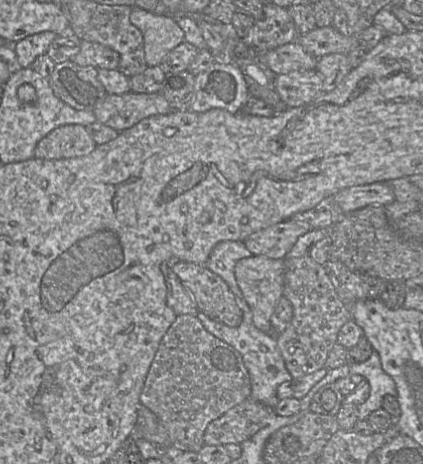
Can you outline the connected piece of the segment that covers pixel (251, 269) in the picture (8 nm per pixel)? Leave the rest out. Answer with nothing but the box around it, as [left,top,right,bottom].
[234,255,284,334]

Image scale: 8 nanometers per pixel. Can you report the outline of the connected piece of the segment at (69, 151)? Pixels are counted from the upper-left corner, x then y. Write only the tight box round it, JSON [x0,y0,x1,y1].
[34,124,96,160]

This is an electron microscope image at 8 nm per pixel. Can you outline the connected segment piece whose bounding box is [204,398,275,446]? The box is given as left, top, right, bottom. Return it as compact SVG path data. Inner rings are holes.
M246 399L210 422L204 433L204 445L240 444L266 426L273 414L272 408Z

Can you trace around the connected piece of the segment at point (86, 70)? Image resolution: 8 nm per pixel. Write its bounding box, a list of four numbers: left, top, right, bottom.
[49,60,107,111]

